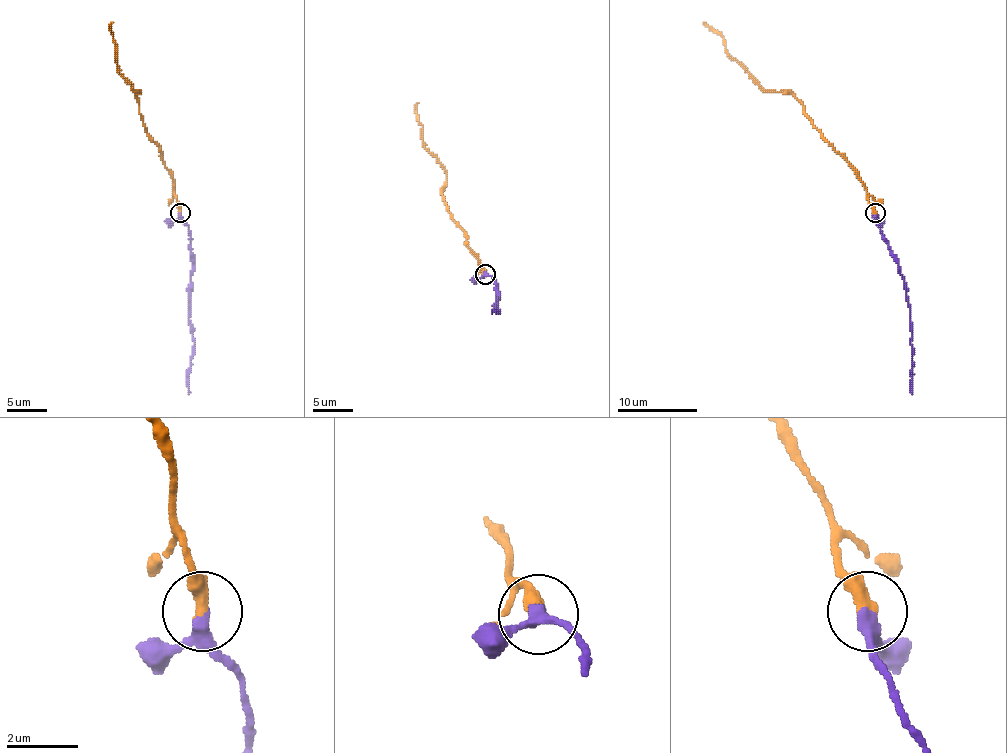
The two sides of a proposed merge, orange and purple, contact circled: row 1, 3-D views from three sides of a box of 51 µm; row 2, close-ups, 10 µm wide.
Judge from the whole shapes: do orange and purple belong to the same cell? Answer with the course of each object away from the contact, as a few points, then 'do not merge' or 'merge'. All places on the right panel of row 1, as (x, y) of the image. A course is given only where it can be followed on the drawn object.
course orange (874, 213), (858, 173), (822, 135), (805, 108), (791, 94), (767, 92), (727, 52), (723, 38), (703, 22); course purple (874, 213), (882, 239), (904, 281), (910, 324), (912, 394); merge

